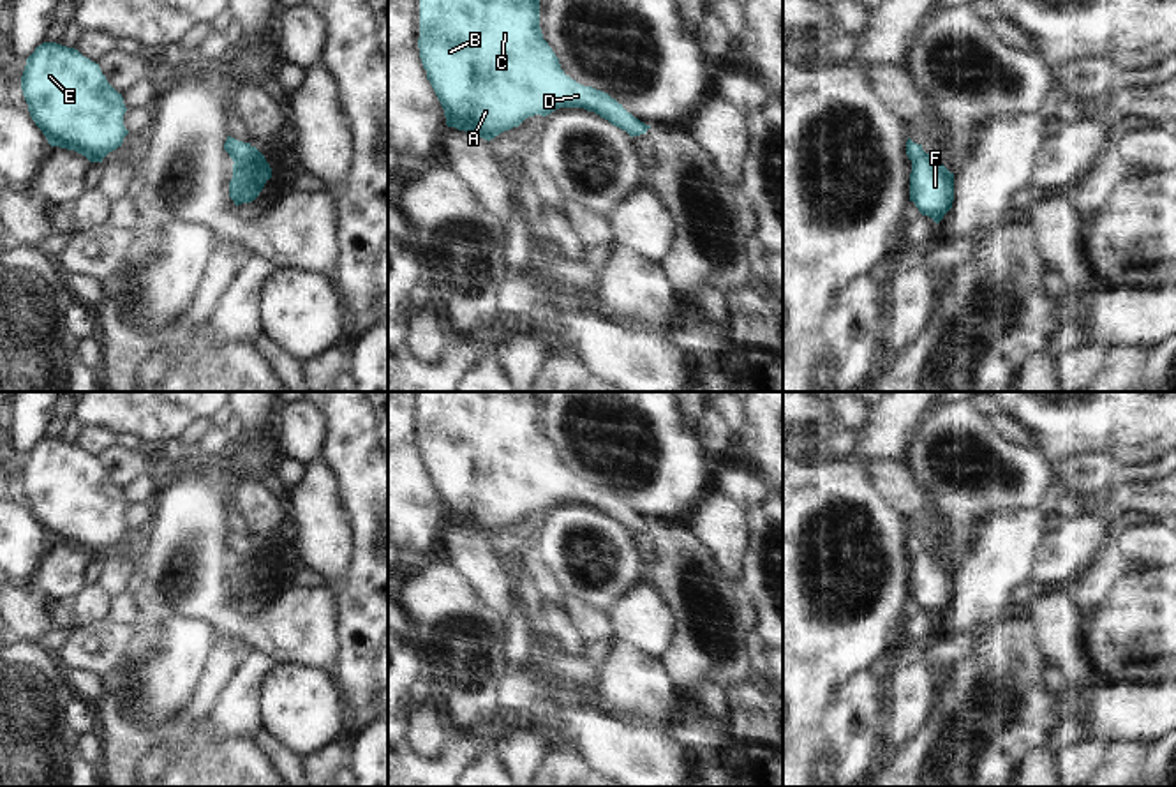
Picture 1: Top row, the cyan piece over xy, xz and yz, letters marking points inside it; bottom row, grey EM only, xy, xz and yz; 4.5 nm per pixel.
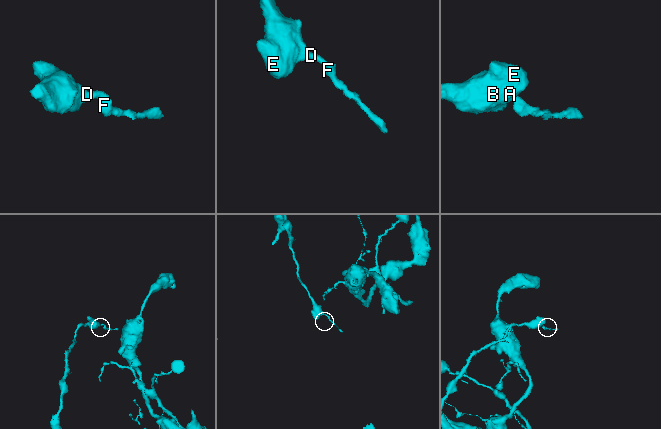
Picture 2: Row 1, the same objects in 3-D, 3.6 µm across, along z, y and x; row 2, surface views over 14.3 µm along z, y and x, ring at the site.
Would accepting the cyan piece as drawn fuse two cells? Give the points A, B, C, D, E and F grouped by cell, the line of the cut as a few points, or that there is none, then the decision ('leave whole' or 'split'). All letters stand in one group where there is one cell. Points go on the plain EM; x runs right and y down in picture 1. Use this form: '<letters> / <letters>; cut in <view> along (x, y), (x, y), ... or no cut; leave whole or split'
A B C D E F; no cut; leave whole

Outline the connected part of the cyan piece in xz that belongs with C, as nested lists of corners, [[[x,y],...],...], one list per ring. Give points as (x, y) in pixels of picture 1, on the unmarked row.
[[[420,392],[420,453],[446,512],[446,521],[487,536],[525,513],[559,503],[594,506],[631,533],[645,521],[608,489],[564,469],[540,423],[541,392]]]

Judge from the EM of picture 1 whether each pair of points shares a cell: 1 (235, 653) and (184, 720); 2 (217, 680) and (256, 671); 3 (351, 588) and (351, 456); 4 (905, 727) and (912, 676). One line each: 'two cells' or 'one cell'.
1: one cell
2: two cells
3: one cell
4: one cell

